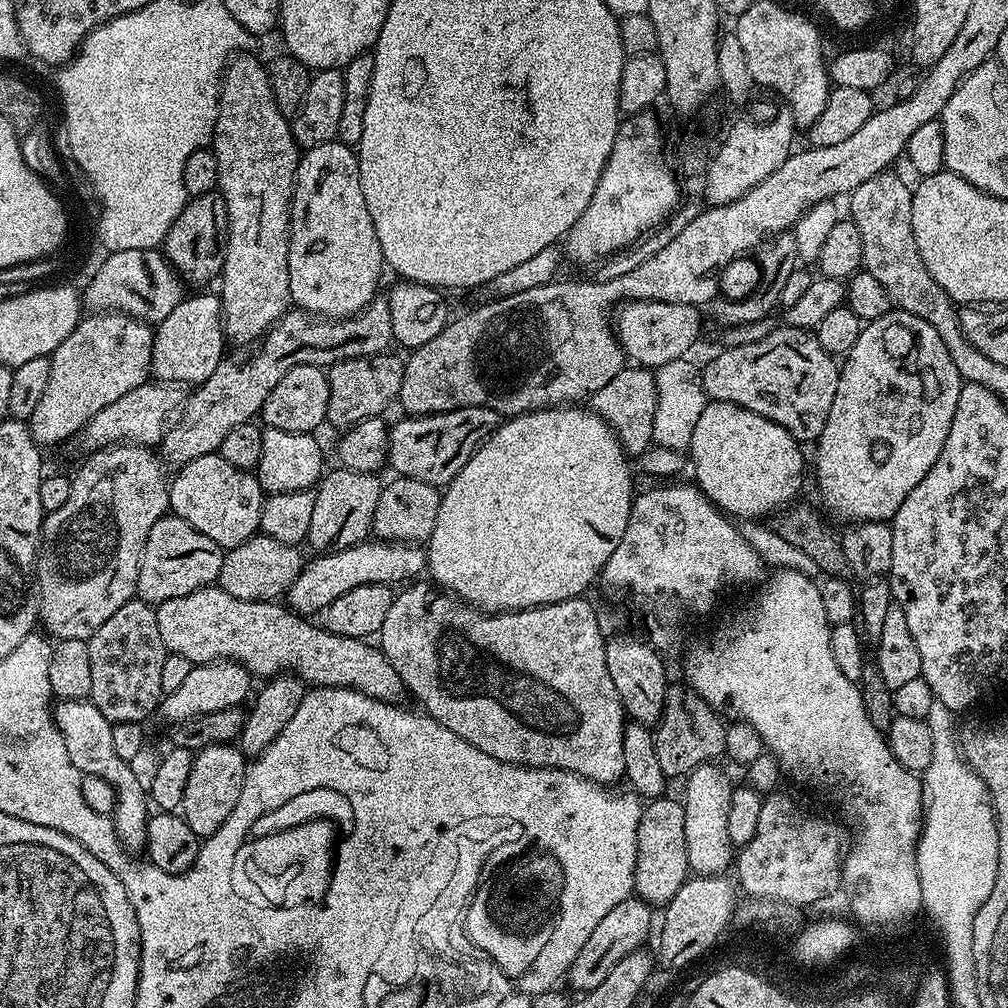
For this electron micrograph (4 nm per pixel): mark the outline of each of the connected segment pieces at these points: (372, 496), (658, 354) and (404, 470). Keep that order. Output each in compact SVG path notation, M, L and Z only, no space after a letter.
M336 466L333 472L332 469L325 471L314 489L314 514L310 517L306 541L307 547L313 548L313 553L341 552L369 539L382 487L380 478L370 472L355 472L343 466Z
M629 300L619 305L614 316L614 331L625 357L633 365L655 370L671 360L683 360L700 336L700 312L695 304Z
M459 408L449 412L439 412L429 416L405 415L396 425L388 428L388 462L396 476L414 478L418 482L426 482L437 486L447 486L451 480L470 462L470 458L484 445L495 428L499 428L502 417L493 408Z

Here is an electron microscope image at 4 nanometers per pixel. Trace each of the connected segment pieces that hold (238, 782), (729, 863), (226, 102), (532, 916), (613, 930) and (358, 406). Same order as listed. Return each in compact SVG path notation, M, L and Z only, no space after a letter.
M235 743L206 746L194 755L194 766L190 766L190 778L186 782L186 794L180 808L186 823L194 834L201 838L212 836L230 818L230 810L242 795L242 782L246 771L246 757Z
M719 763L703 764L689 772L684 784L682 803L686 814L686 858L688 867L697 877L723 877L734 864L734 845L726 831L730 814L730 798L734 781L720 769Z
M237 54L233 56L228 62L228 67L224 69L224 78L220 88L220 109L218 110L216 129L212 135L210 147L218 162L218 192L224 198L226 214L228 215L228 241L224 251L224 269L220 271L218 277L218 285L220 284L218 295L224 318L224 334L231 343L233 340L236 344L252 346L263 337L264 333L272 325L278 323L280 317L289 311L290 308L290 274L288 273L290 242L288 241L288 231L292 225L292 191L296 185L296 171L300 165L300 157L302 155L302 149L296 144L296 139L292 133L289 117L284 116L282 110L278 110L278 106L274 102L274 94L268 81L267 67L263 63L259 64L252 57L252 54Z
M536 850L533 856L520 856L512 860L500 872L504 882L492 880L488 885L481 885L475 896L484 896L485 912L496 928L511 928L524 939L534 936L550 938L554 924L554 908L560 906L560 895L564 885L564 875L560 863L543 850Z
M639 898L618 902L618 906L614 906L614 910L610 910L610 914L606 914L606 918L602 918L602 922L594 926L594 934L590 934L586 946L582 946L582 950L578 950L578 958L570 962L566 977L566 984L569 984L567 987L573 993L576 991L576 994L583 994L594 990L594 986L599 986L606 978L606 974L614 970L619 960L626 958L626 954L637 951L643 945L640 943L647 938L648 931L652 928L652 912L649 904Z
M386 351L373 356L359 356L338 362L327 369L330 386L329 425L333 424L336 430L343 430L360 420L387 413L387 408L400 395L404 373L405 357L392 355L391 351Z

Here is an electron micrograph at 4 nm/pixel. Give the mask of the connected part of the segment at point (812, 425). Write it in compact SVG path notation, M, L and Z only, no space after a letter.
M776 326L758 342L723 350L702 368L709 401L734 402L782 426L795 440L819 440L830 406L834 406L840 368L833 356L822 350L815 334L807 328Z

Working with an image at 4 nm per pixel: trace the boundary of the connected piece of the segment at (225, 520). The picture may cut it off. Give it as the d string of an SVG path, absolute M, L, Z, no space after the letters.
M211 452L202 458L194 458L179 469L170 480L168 502L171 511L181 516L194 530L206 534L222 549L242 546L260 532L260 519L265 491L252 472L230 466L226 458Z

